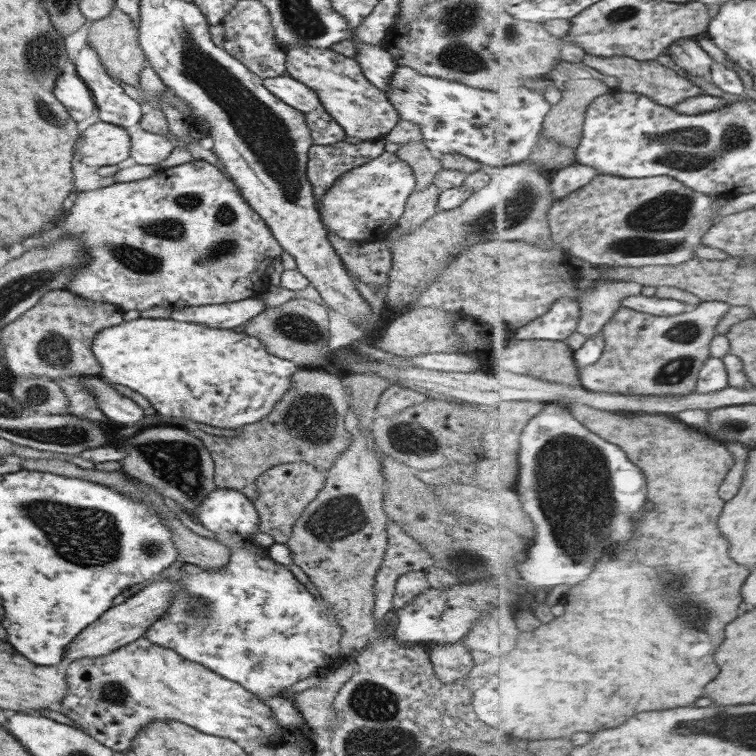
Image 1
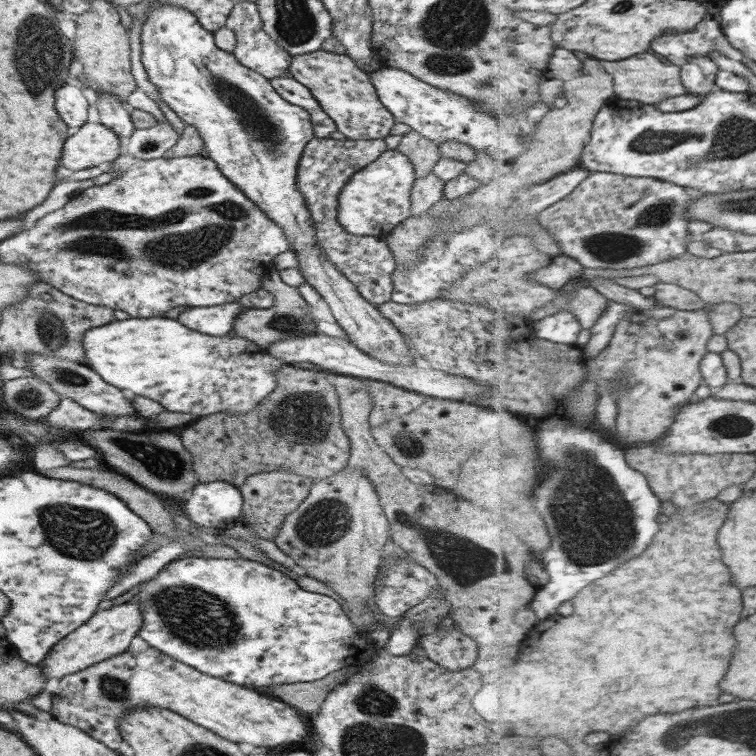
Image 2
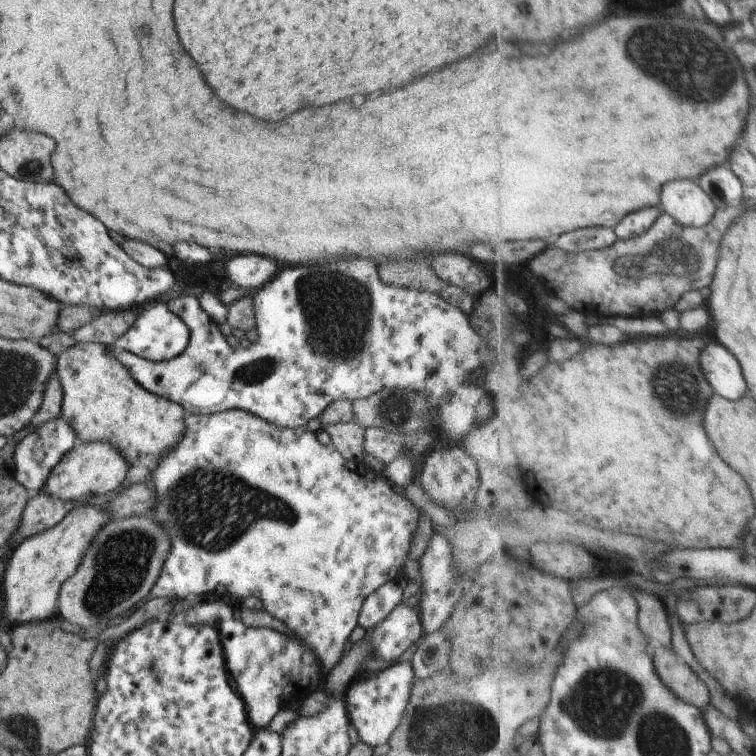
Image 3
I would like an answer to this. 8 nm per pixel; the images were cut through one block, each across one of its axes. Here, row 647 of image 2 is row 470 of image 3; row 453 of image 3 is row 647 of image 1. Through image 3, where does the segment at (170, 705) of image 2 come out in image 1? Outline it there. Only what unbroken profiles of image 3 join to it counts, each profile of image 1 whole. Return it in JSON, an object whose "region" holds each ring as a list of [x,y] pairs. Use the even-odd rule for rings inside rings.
{"region":[[[145,636],[108,653],[108,655],[80,657],[80,659],[76,659],[76,661],[72,661],[69,664],[65,676],[68,684],[68,693],[64,696],[64,700],[62,700],[61,711],[76,724],[84,728],[84,732],[88,733],[92,738],[95,738],[100,744],[111,748],[114,752],[125,751],[126,748],[130,748],[134,736],[136,736],[144,726],[148,726],[148,724],[154,722],[154,720],[176,720],[176,722],[182,722],[182,724],[191,726],[204,734],[229,738],[230,740],[240,740],[240,738],[242,738],[242,740],[268,740],[268,745],[275,744],[274,740],[278,742],[280,736],[282,736],[284,726],[280,726],[280,724],[274,720],[272,710],[270,710],[260,698],[256,698],[254,694],[242,688],[242,685],[238,685],[236,682],[228,681],[226,678],[220,677],[220,674],[216,674],[216,672],[208,669],[208,667],[198,662],[186,660],[182,655],[176,653],[176,651],[150,642]]]}

